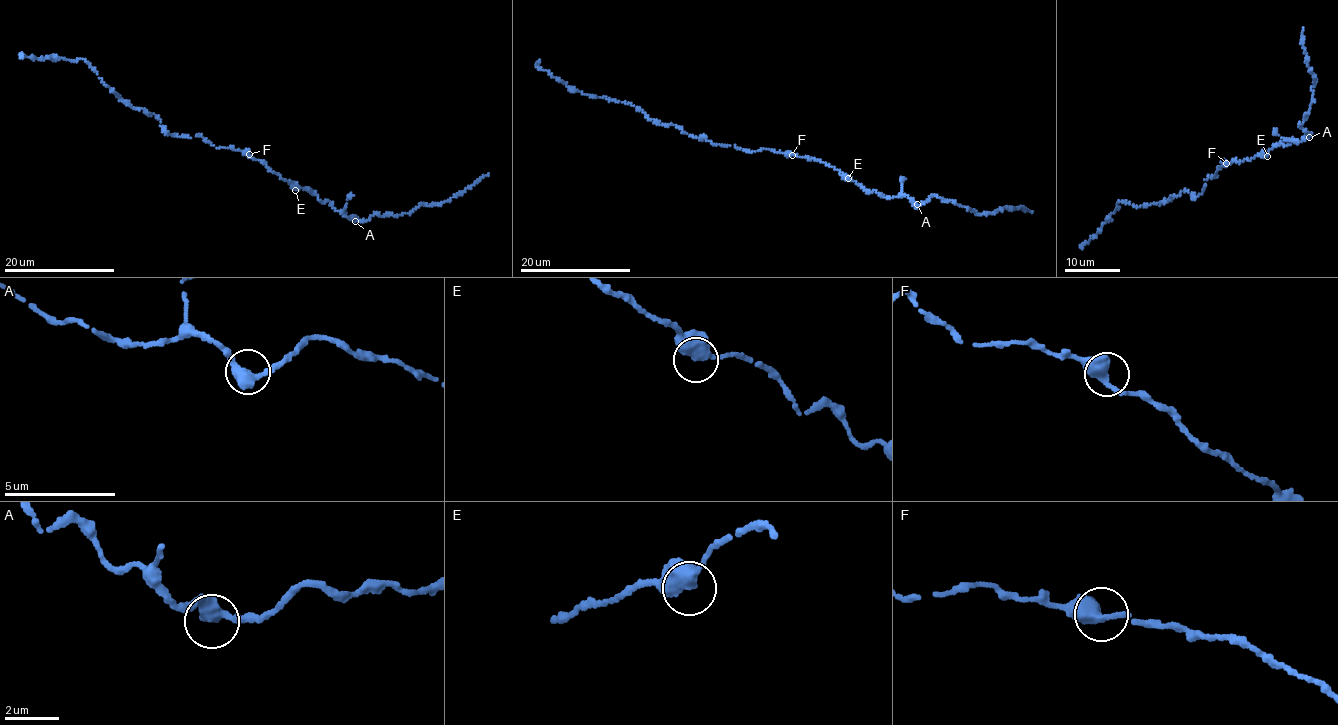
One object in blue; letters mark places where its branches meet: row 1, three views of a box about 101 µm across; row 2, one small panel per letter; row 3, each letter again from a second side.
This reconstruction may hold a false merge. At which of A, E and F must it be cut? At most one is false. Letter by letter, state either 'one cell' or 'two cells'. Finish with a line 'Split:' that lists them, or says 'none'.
A: one cell
E: one cell
F: one cell
Split: none

